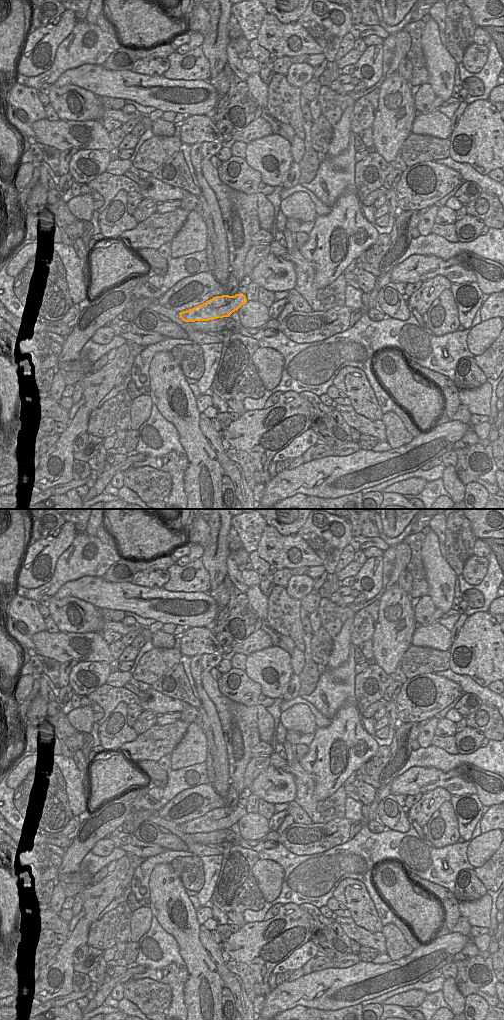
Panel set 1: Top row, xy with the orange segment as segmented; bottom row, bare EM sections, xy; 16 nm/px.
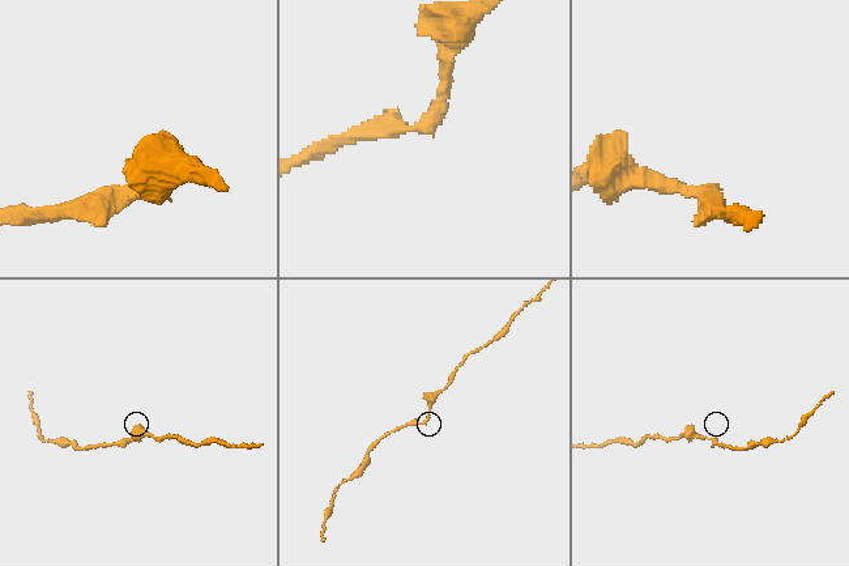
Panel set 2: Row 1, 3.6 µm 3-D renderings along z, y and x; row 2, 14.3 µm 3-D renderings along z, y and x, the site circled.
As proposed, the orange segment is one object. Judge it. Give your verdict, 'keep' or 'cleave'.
keep

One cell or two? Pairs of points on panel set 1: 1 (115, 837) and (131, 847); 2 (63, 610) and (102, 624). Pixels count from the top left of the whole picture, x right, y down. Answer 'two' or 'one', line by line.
1: one
2: one

